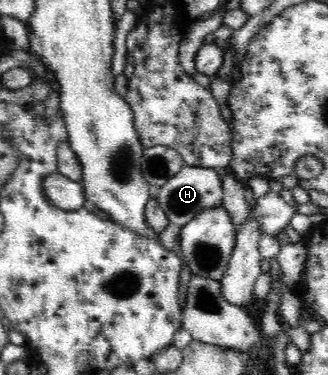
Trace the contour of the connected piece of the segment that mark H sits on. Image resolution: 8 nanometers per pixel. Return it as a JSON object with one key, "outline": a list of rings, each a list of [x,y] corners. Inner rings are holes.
{"outline":[[[182,166],[164,186],[160,188],[157,201],[165,210],[169,222],[180,227],[196,218],[202,210],[222,205],[224,196],[220,170],[206,167]]]}

